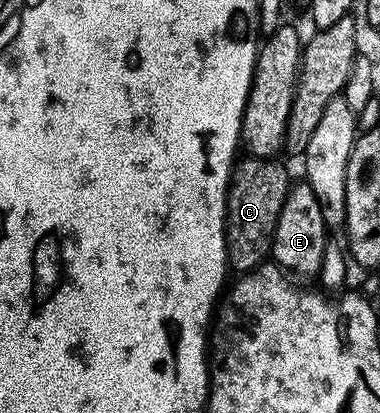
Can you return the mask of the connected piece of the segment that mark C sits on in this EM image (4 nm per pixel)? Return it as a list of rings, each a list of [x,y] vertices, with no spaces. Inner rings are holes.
[[[245,155],[234,164],[225,200],[225,247],[229,250],[228,268],[237,269],[238,274],[257,268],[270,256],[273,248],[279,211],[283,211],[291,184],[288,171],[279,162]]]

